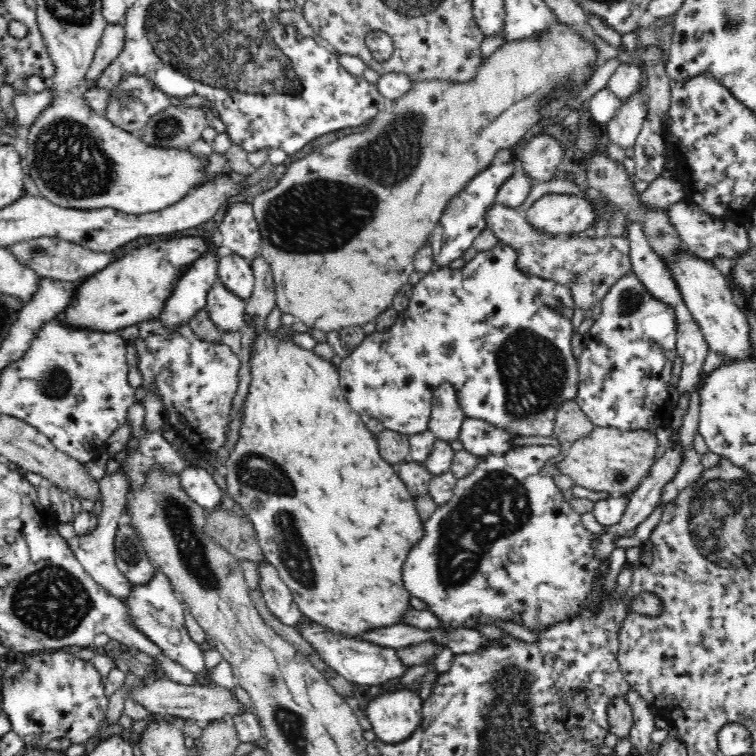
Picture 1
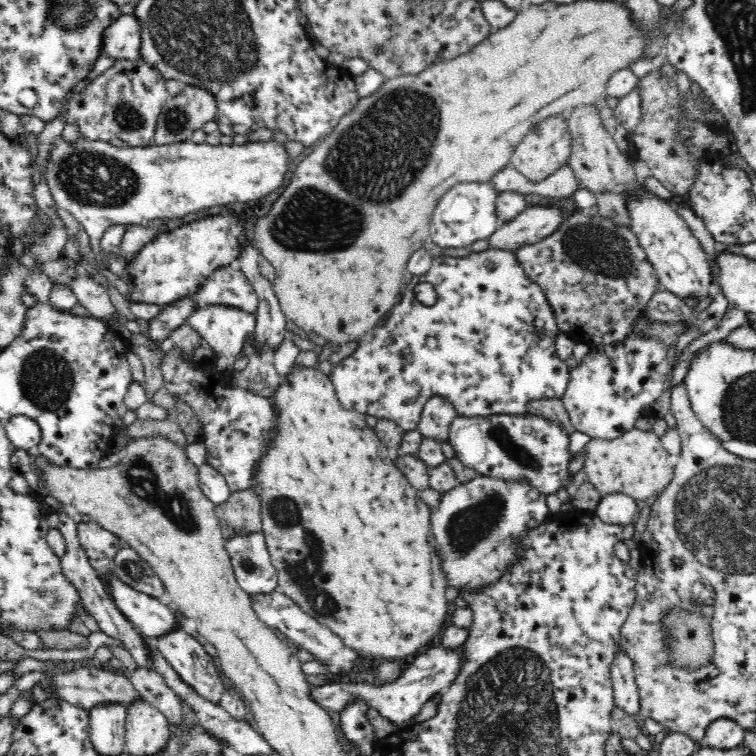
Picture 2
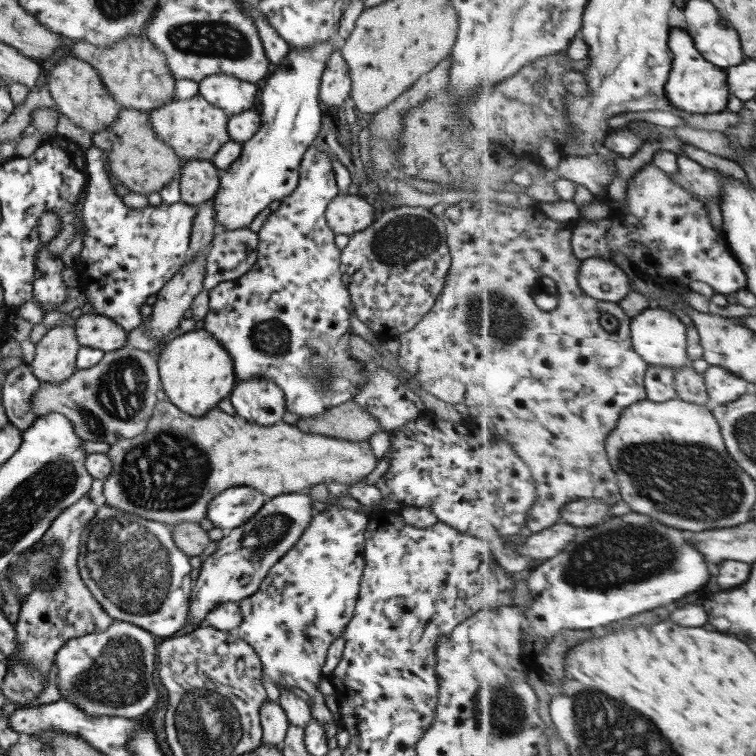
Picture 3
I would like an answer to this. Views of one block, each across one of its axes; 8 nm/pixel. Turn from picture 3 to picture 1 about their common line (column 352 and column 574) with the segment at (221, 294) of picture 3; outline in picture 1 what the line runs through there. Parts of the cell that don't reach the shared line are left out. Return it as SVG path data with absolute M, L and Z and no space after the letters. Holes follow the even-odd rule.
M498 241L496 245L488 251L478 251L475 256L470 259L464 266L458 269L452 269L449 266L438 266L435 264L432 270L428 273L422 275L422 278L414 284L411 288L412 296L410 297L408 306L406 310L402 312L402 314L398 314L398 318L396 318L396 322L394 322L394 326L388 330L388 332L375 332L371 333L369 336L365 336L364 342L348 356L348 358L344 358L341 360L340 364L336 367L338 375L339 375L339 383L341 384L342 391L345 394L346 400L349 402L351 409L355 414L360 414L365 418L376 418L376 420L380 420L382 422L385 429L396 431L406 435L415 435L420 432L424 432L428 429L428 420L429 420L429 412L430 412L430 402L432 400L433 393L438 388L438 386L442 386L442 384L450 384L456 391L456 396L458 397L458 405L462 411L464 411L464 416L468 418L476 418L486 422L490 422L493 426L499 426L500 428L505 428L508 432L513 432L514 434L519 434L519 436L553 436L554 432L554 416L556 416L556 411L558 407L562 406L566 401L572 401L576 393L578 393L578 361L574 359L572 355L572 346L571 340L575 335L574 330L572 329L572 318L575 311L574 301L572 301L572 295L570 295L570 289L566 287L566 285L562 285L562 283L558 283L556 281L552 281L550 279L541 279L532 275L528 275L528 273L524 273L524 271L518 269L516 266L516 251L512 249L512 247L502 243L502 241Z

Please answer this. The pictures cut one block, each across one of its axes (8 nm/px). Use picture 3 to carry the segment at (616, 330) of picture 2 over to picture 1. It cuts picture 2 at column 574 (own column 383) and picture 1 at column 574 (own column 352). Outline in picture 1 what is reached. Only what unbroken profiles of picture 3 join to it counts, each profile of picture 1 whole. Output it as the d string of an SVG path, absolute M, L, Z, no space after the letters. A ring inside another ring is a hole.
M494 203L486 213L487 228L492 230L498 241L516 251L518 269L541 279L550 279L570 289L574 308L584 312L584 320L594 321L602 314L602 301L619 278L633 272L630 260L630 243L627 236L603 237L584 234L556 235L542 234L532 228L526 217L515 209Z

